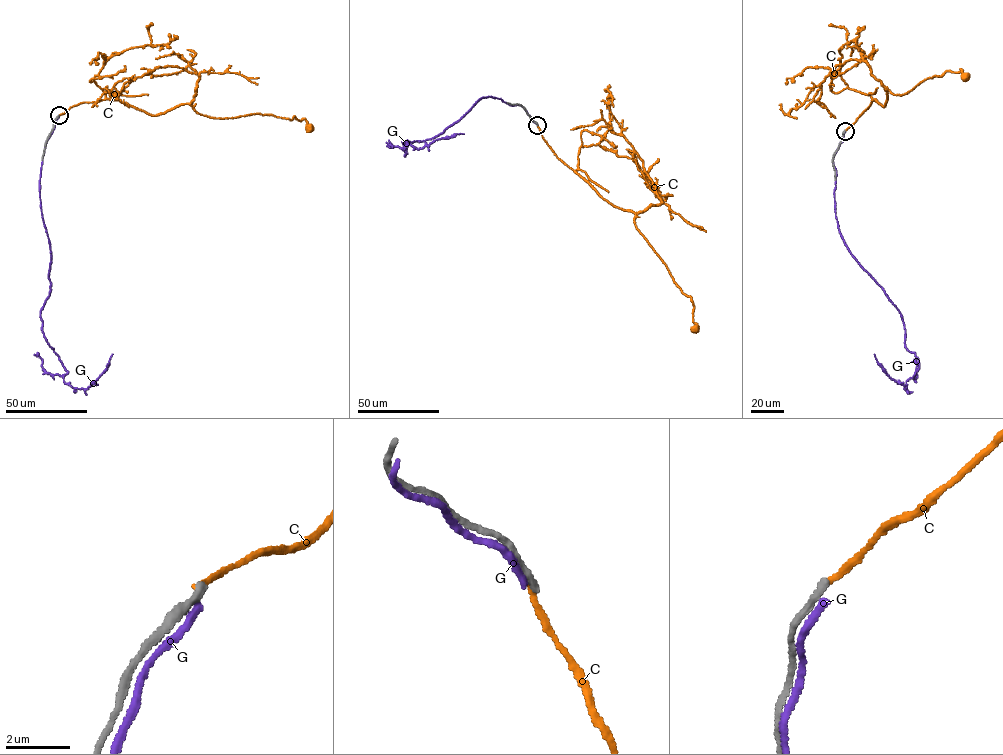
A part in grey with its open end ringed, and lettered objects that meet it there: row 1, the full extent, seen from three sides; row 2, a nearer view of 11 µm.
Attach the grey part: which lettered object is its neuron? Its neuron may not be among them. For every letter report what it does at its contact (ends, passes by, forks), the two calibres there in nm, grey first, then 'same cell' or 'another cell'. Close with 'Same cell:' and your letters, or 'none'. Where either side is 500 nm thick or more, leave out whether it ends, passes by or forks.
C: it ends; calibres 240 and 160 nm; another cell
G: it ends; calibres 320 and 240 nm; another cell
Same cell: none

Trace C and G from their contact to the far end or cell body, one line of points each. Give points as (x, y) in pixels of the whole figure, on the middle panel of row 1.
C: (537, 125), (557, 157), (604, 199), (636, 214), (636, 228), (691, 298), (694, 330)
G: (536, 124), (520, 105), (483, 97), (442, 133), (406, 140), (404, 156), (402, 148), (464, 134)

